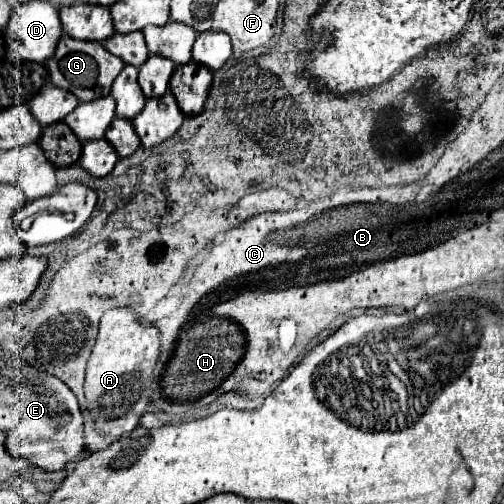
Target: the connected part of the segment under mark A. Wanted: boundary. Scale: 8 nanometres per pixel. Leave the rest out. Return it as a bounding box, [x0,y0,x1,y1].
[85,307,159,437]

